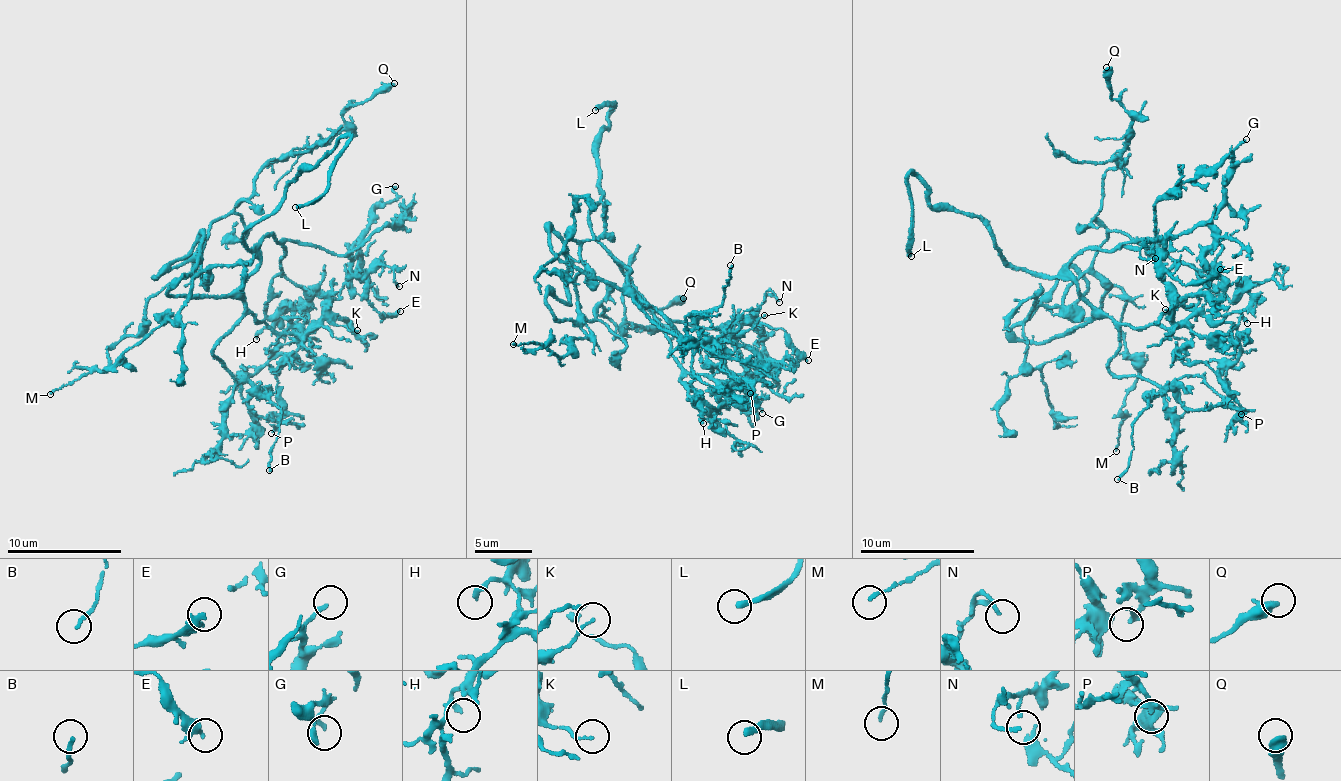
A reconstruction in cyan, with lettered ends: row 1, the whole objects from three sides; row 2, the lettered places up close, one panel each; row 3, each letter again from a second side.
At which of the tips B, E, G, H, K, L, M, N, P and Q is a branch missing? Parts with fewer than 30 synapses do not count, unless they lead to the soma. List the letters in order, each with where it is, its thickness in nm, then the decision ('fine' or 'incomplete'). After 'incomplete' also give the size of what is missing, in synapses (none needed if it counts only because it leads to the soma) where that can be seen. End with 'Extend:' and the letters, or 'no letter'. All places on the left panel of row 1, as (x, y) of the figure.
B: at (269, 470); 150 nm thick; fine
E: at (400, 311); 240 nm thick; fine
G: at (395, 186); 160 nm thick; fine
H: at (256, 339); 240 nm thick; fine
K: at (357, 330); 120 nm thick; fine
L: at (295, 207); 280 nm thick; incomplete
M: at (50, 394); 130 nm thick; fine
N: at (399, 286); 140 nm thick; fine
P: at (271, 433); 180 nm thick; fine
Q: at (394, 83); 550 nm thick; fine
Extend: L

